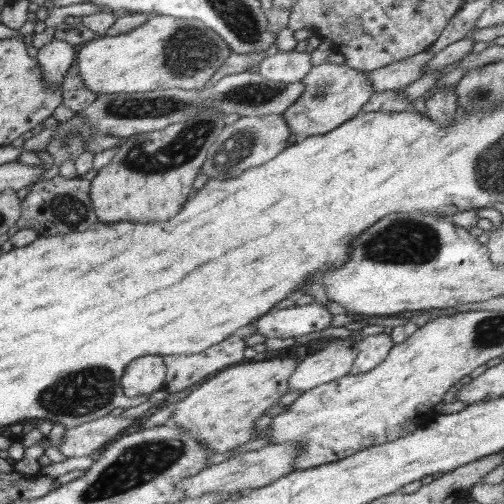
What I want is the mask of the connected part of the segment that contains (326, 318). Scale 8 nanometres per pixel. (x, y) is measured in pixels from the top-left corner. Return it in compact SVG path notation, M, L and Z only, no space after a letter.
M315 302L269 311L255 324L258 334L265 338L297 338L327 328L334 316L319 302Z

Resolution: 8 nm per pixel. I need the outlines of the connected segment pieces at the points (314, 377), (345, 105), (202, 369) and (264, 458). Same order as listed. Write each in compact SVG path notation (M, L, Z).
M331 339L328 346L297 364L289 378L290 391L306 392L348 374L357 352L352 341Z
M327 61L312 65L301 80L302 94L283 112L292 134L299 138L330 132L355 118L372 96L373 88L369 76L346 63L334 64Z
M234 333L198 354L163 356L167 366L163 387L169 392L178 392L200 382L209 374L247 361L242 360L246 350L243 333Z
M284 441L282 444L269 443L259 450L244 452L239 456L225 459L219 464L203 468L198 474L183 478L177 487L184 493L183 499L202 496L206 493L233 493L265 487L294 470L293 464L300 455L300 448L301 444L292 441Z

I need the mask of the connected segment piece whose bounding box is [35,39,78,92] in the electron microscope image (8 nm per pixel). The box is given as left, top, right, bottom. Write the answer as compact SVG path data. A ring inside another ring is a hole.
M62 39L52 41L38 49L35 59L42 67L43 77L49 89L62 92L63 76L75 64L77 47Z

